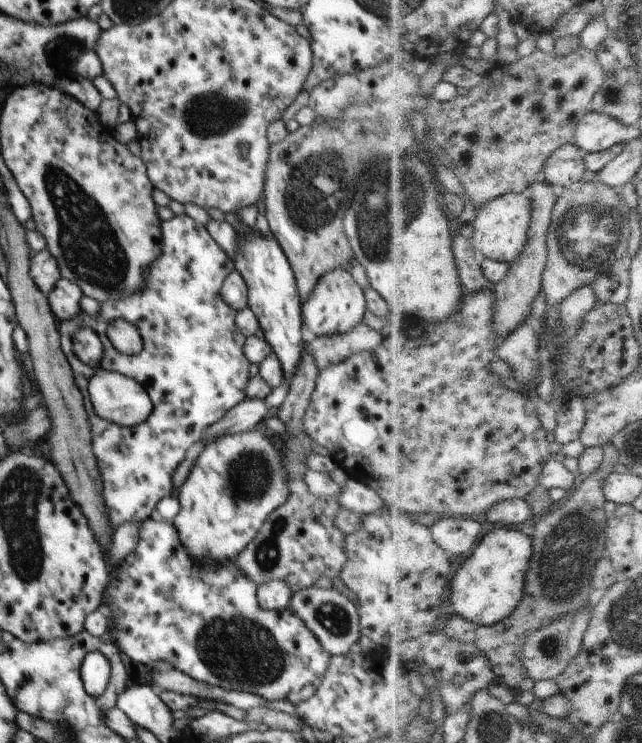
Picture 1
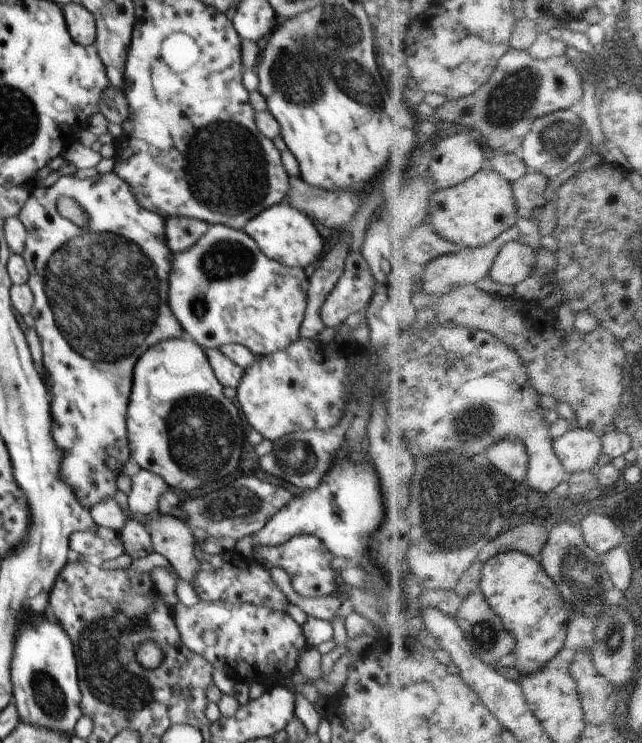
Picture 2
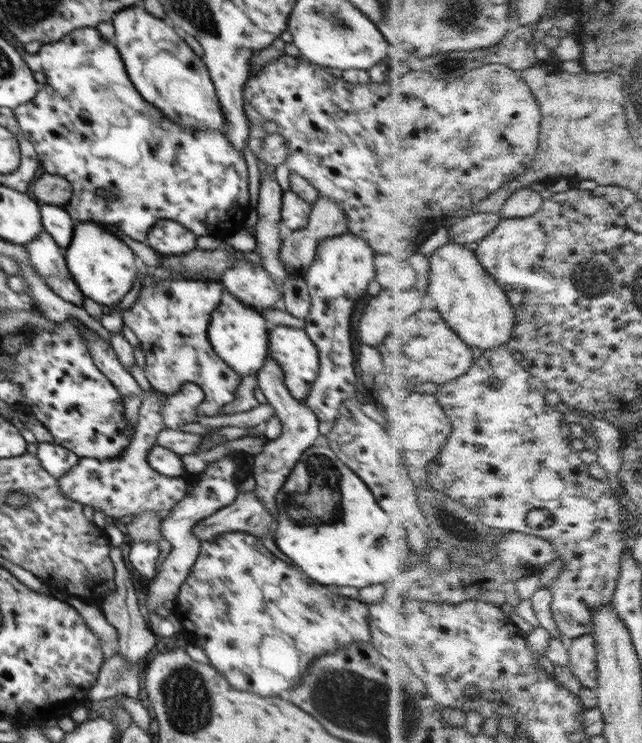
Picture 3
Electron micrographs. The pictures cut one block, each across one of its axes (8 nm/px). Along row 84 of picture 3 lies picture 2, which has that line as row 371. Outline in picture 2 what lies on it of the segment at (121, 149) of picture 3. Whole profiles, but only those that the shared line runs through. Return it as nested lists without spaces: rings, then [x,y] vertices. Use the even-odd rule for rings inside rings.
[[[114,171],[83,180],[63,176],[51,187],[35,188],[30,194],[17,217],[27,230],[21,255],[29,268],[27,283],[34,295],[30,313],[40,337],[42,362],[47,372],[45,386],[50,396],[51,435],[63,452],[61,480],[90,511],[109,501],[113,504],[113,496],[119,491],[116,479],[124,464],[132,460],[127,408],[133,383],[132,370],[138,358],[158,342],[186,336],[168,304],[173,252],[167,243],[165,218],[143,209],[130,185]],[[60,195],[74,198],[83,206],[89,220],[84,228],[58,212]]]

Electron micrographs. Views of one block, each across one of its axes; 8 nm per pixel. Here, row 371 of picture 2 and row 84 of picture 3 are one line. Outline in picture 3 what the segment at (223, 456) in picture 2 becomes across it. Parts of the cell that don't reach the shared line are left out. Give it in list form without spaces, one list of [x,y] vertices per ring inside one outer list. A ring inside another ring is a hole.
[[[142,4],[126,7],[114,14],[112,24],[115,29],[114,46],[118,49],[124,62],[128,78],[134,82],[138,93],[150,102],[150,105],[158,106],[166,117],[188,129],[212,129],[220,131],[226,136],[226,118],[218,103],[214,84],[209,76],[203,60],[196,56],[192,48],[186,44],[182,33],[170,26],[165,19],[160,19],[142,8]]]

